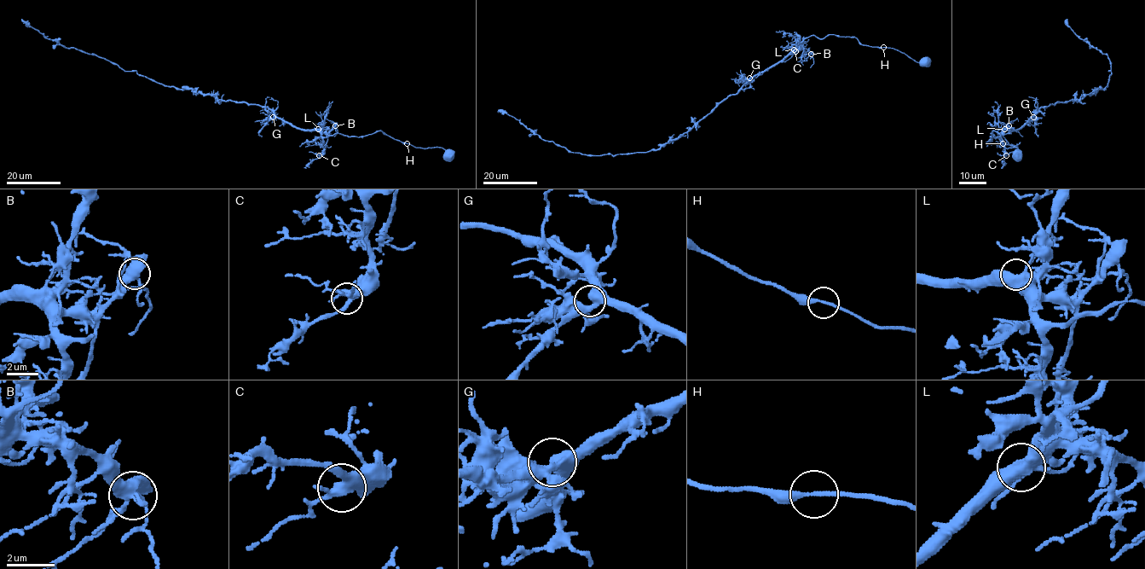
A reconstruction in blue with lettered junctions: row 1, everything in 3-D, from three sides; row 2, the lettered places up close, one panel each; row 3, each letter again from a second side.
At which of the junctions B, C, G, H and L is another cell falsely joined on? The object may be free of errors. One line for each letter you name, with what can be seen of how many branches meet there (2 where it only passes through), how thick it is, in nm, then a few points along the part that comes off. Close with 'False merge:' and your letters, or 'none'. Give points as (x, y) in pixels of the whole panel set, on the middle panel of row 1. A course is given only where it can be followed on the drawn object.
False merge: none

